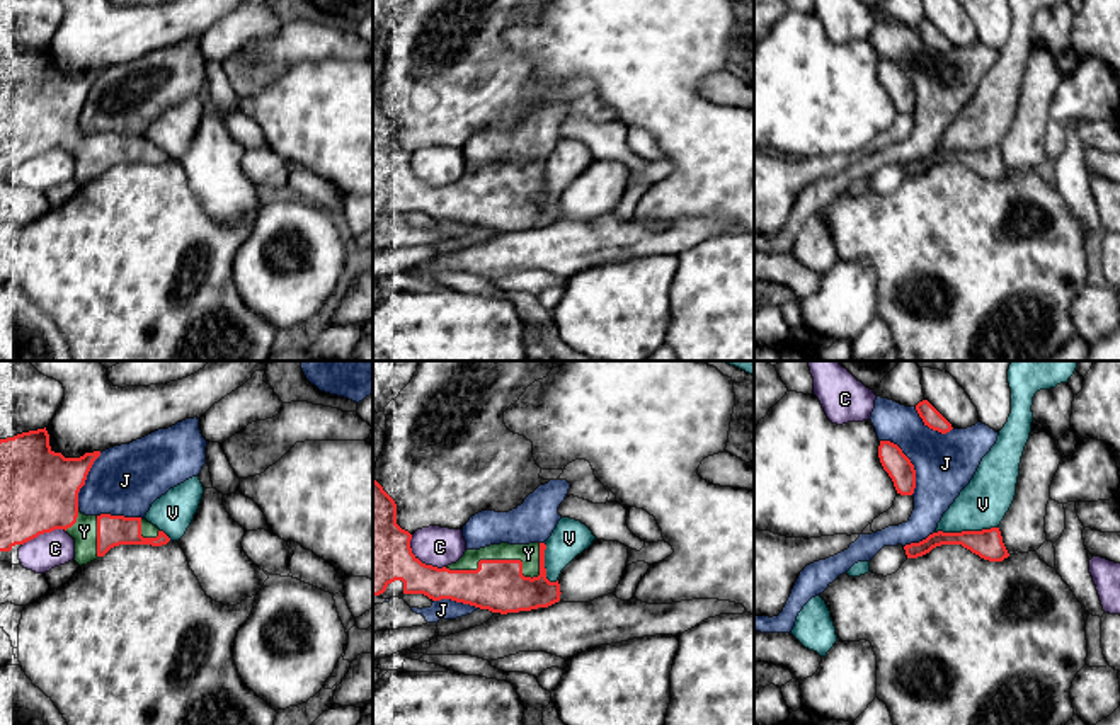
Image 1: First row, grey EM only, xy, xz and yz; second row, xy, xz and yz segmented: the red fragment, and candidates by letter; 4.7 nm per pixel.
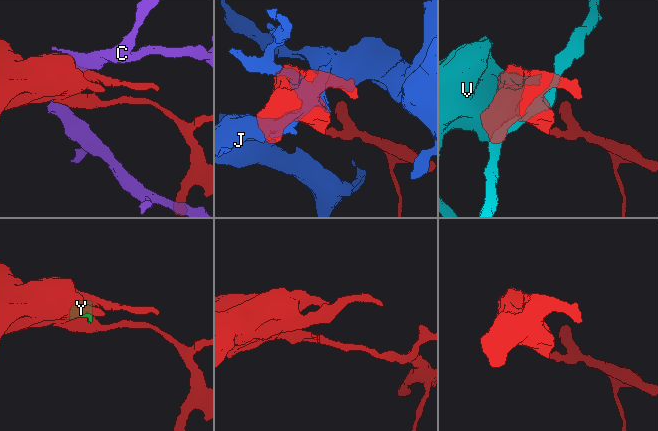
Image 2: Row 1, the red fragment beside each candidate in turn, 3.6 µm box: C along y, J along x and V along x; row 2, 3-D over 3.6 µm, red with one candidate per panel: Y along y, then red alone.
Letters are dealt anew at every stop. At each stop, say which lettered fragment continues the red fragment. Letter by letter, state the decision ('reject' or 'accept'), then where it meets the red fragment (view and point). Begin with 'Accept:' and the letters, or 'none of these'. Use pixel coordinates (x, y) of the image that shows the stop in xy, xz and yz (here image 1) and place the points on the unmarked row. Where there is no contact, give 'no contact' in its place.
Accept: Y
C: reject | xz (419, 179)
J: reject | yz (909, 80)
V: reject | yz (965, 150)
Y: accept | xz (509, 179)

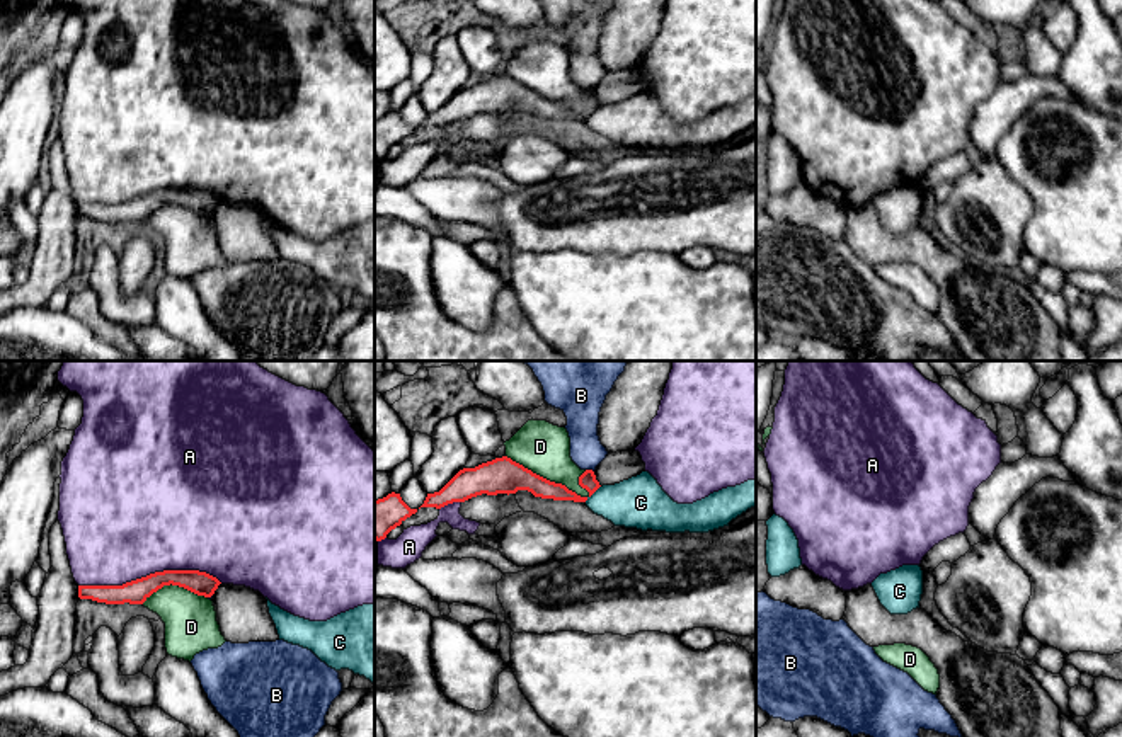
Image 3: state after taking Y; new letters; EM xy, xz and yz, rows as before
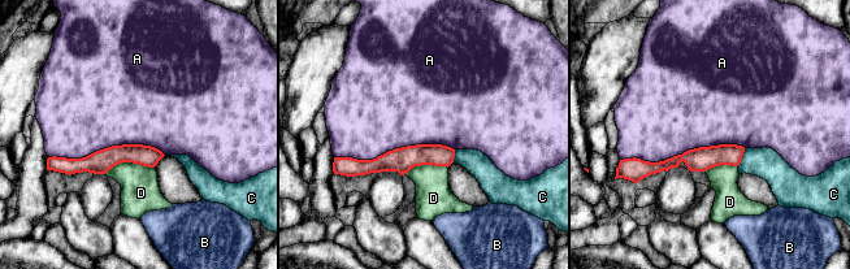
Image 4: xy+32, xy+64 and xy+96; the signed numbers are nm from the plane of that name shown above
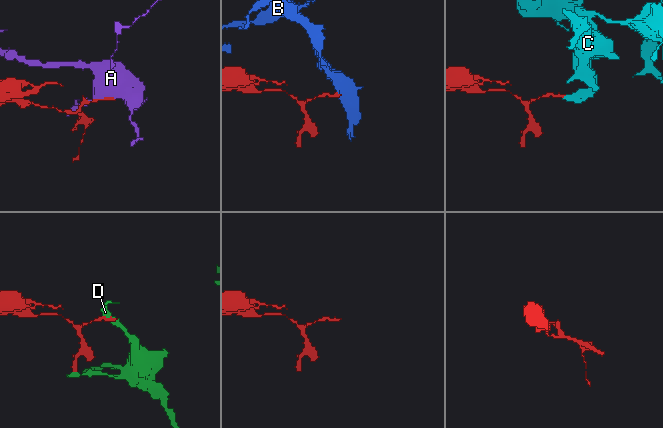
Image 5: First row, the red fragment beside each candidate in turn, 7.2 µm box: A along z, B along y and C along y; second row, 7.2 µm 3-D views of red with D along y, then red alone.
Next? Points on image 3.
Accept: none of these
A: reject | xy (150, 193)
B: reject | xz (589, 89)
C: reject | xz (591, 113)
D: reject | xz (549, 99)

